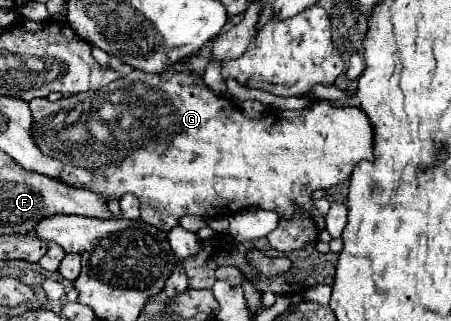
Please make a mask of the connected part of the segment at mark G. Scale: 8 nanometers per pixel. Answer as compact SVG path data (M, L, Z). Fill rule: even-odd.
M167 69L165 73L143 73L143 71L131 71L127 77L109 83L105 89L97 91L97 93L81 93L81 95L73 95L69 99L59 99L55 103L51 103L49 99L33 99L31 103L31 113L33 113L33 139L35 145L41 149L41 153L45 153L47 157L59 159L63 163L63 171L61 171L61 181L67 185L81 185L83 189L89 189L101 197L105 197L107 201L111 197L123 197L125 193L133 193L135 197L139 197L140 218L155 225L161 231L169 231L171 227L177 225L179 217L183 215L199 215L199 217L225 217L229 213L247 209L247 207L259 207L259 209L267 209L267 211L275 211L279 217L291 217L293 213L297 213L297 209L305 209L311 215L311 221L315 221L315 225L320 229L325 228L325 219L317 207L313 205L313 191L317 189L329 189L333 185L345 183L351 177L351 171L355 169L355 165L363 159L373 161L373 127L369 125L369 117L365 117L365 113L361 113L361 109L357 107L335 107L329 105L327 101L317 101L311 107L305 107L301 111L265 111L263 117L259 119L251 119L245 117L241 113L241 109L227 97L227 95L217 95L215 91L211 91L205 81L201 77L193 77L187 71L173 71Z

